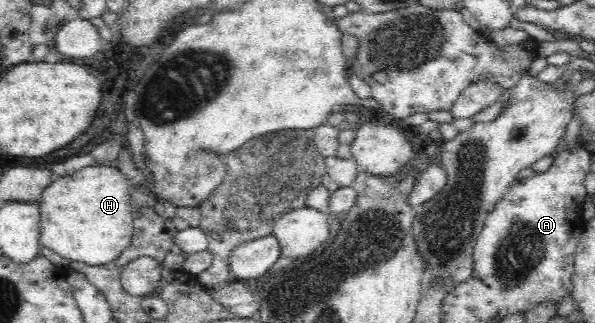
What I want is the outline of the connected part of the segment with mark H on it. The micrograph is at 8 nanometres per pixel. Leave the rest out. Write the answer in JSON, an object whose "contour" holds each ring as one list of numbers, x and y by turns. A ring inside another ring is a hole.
{"contour":[[86,166,47,186,38,202,41,211,39,243,68,260,100,266,116,260,134,234,128,180,110,166]]}

